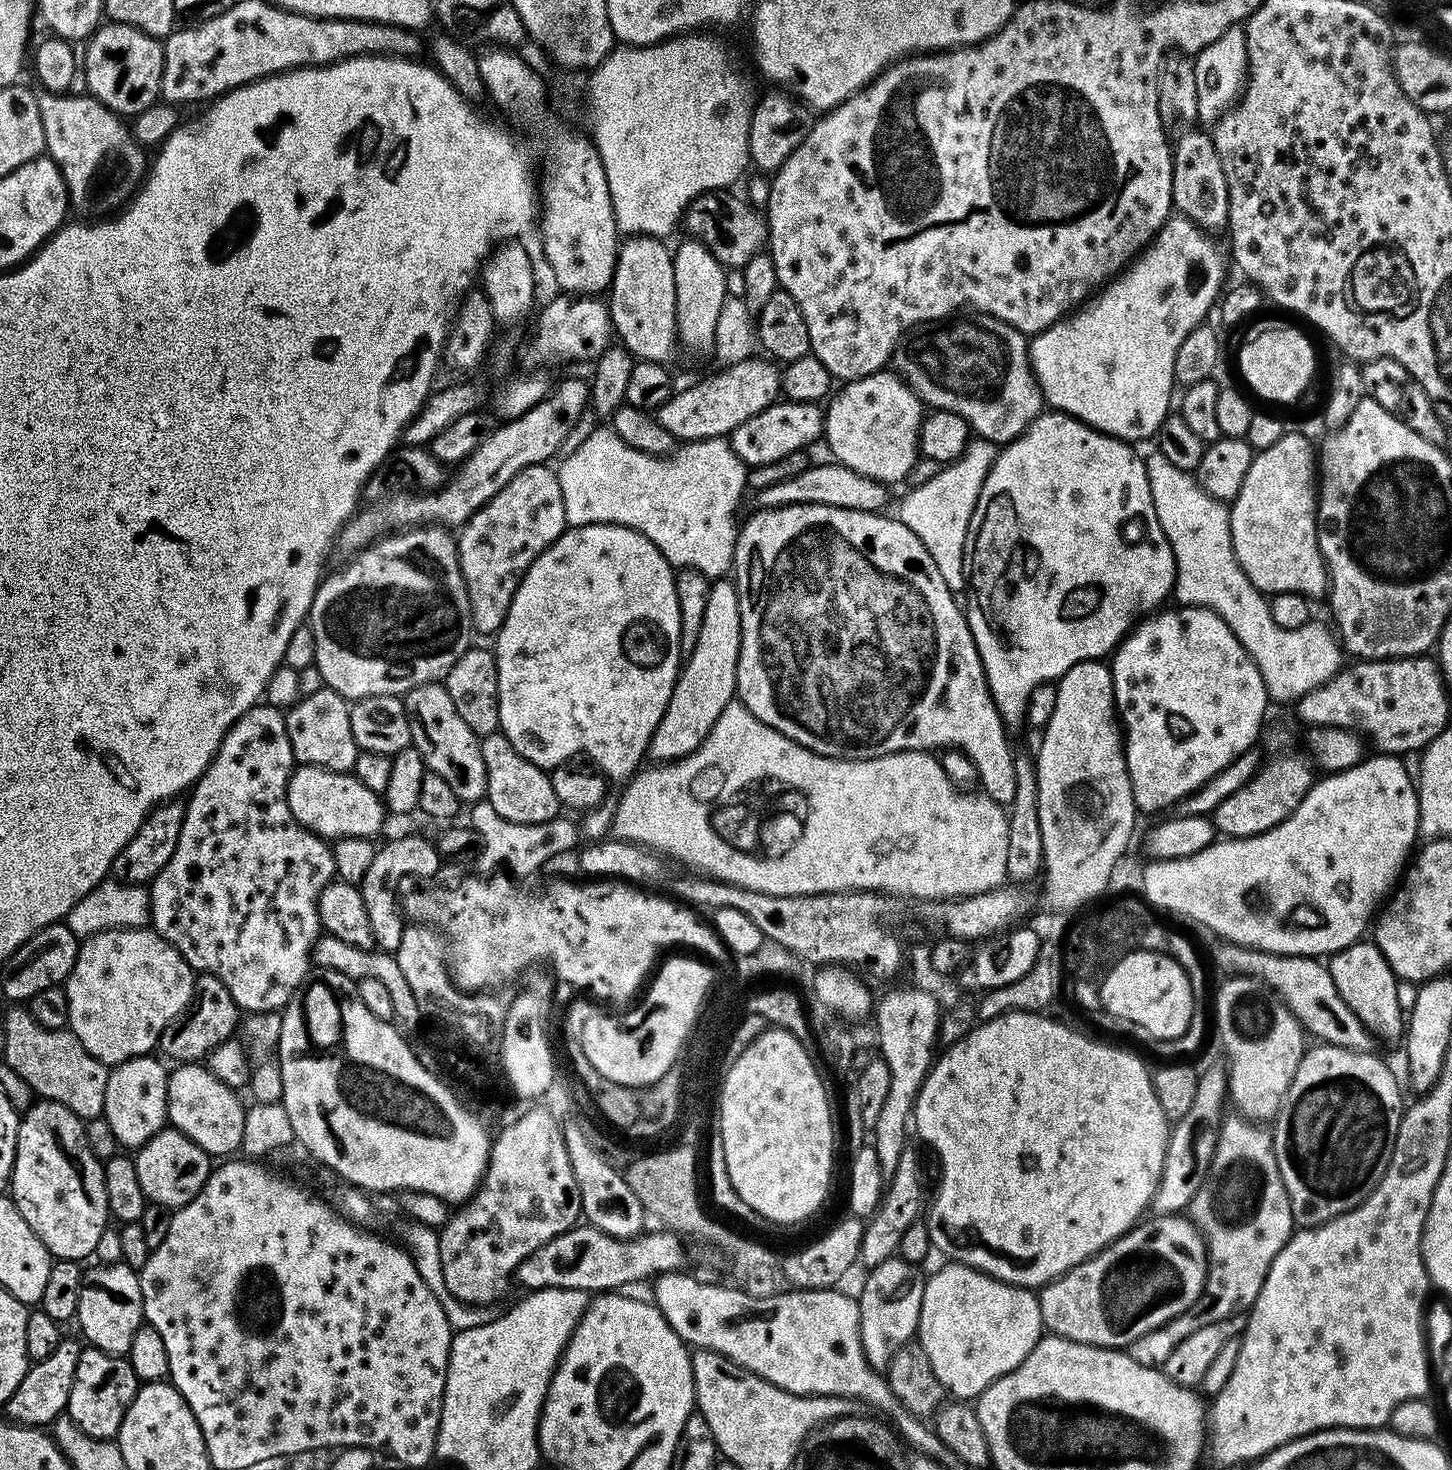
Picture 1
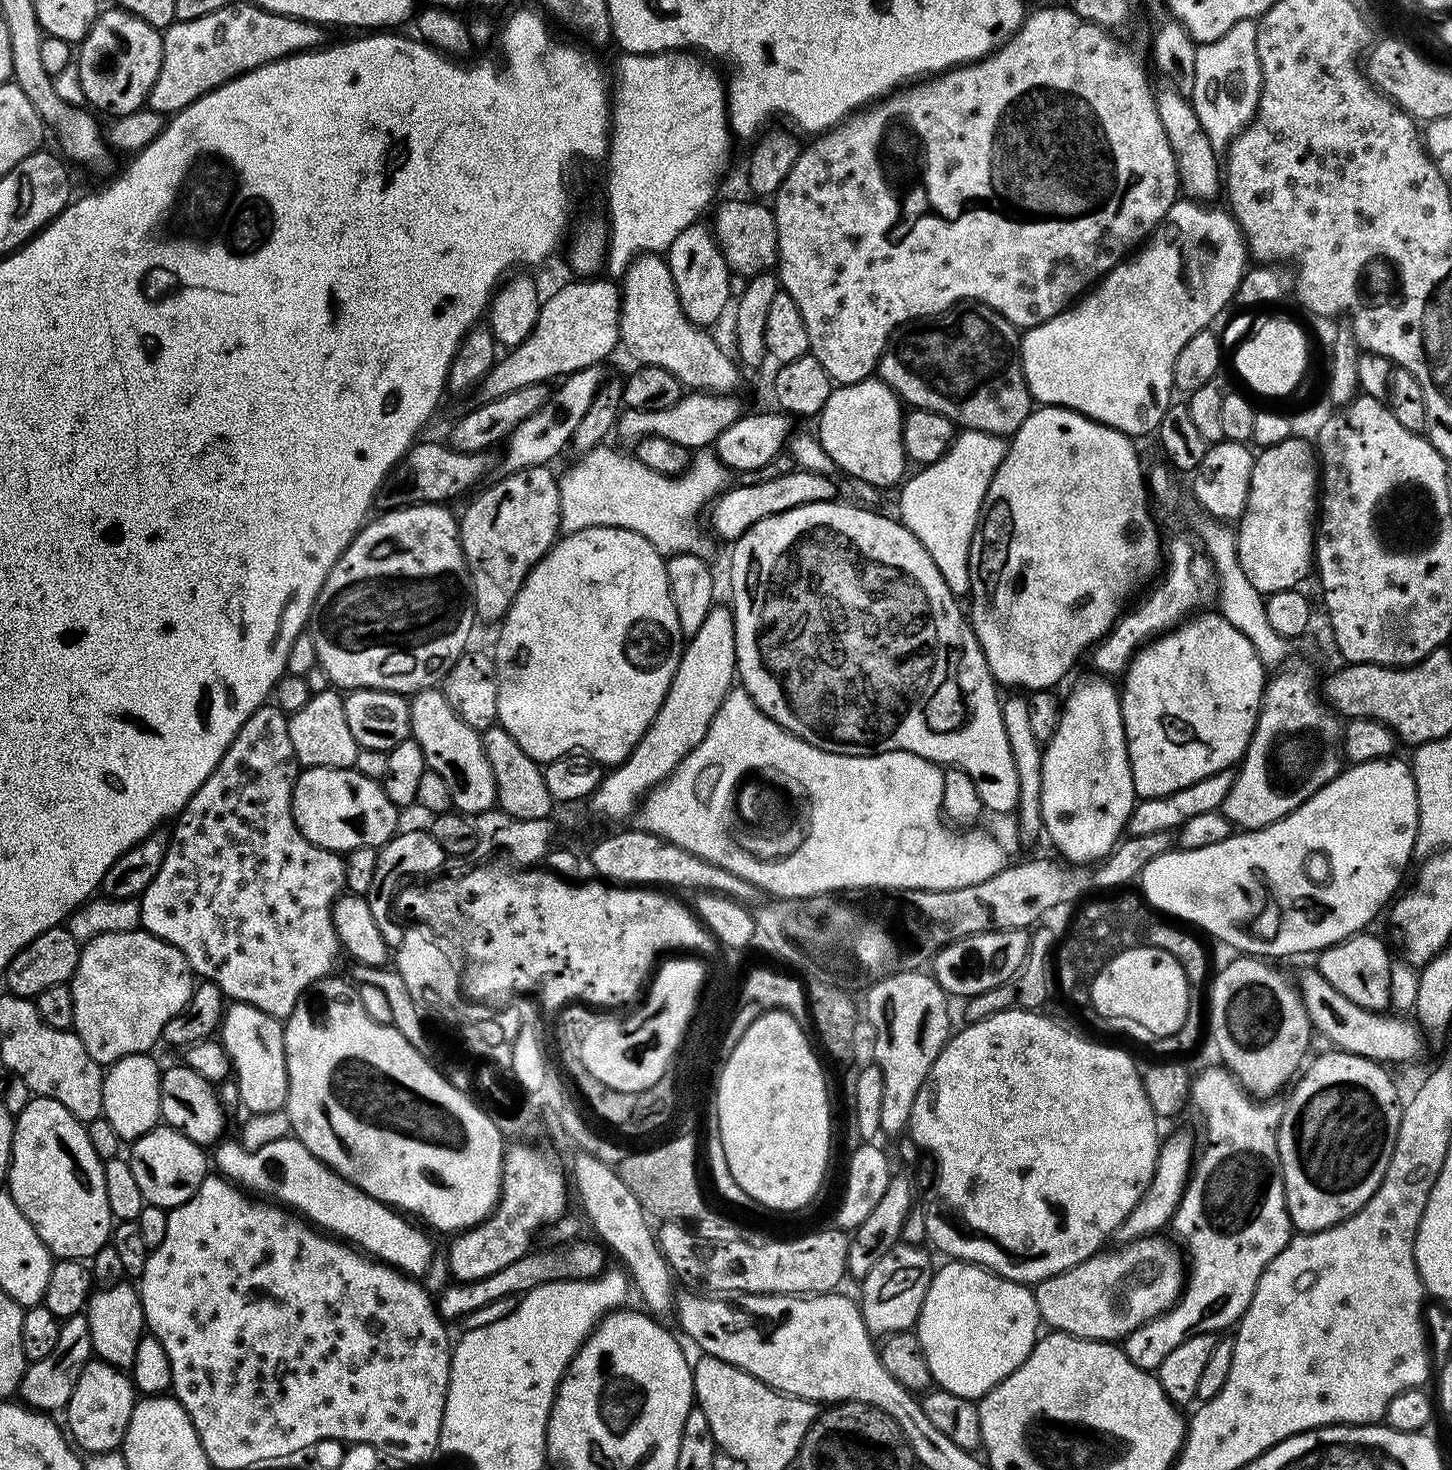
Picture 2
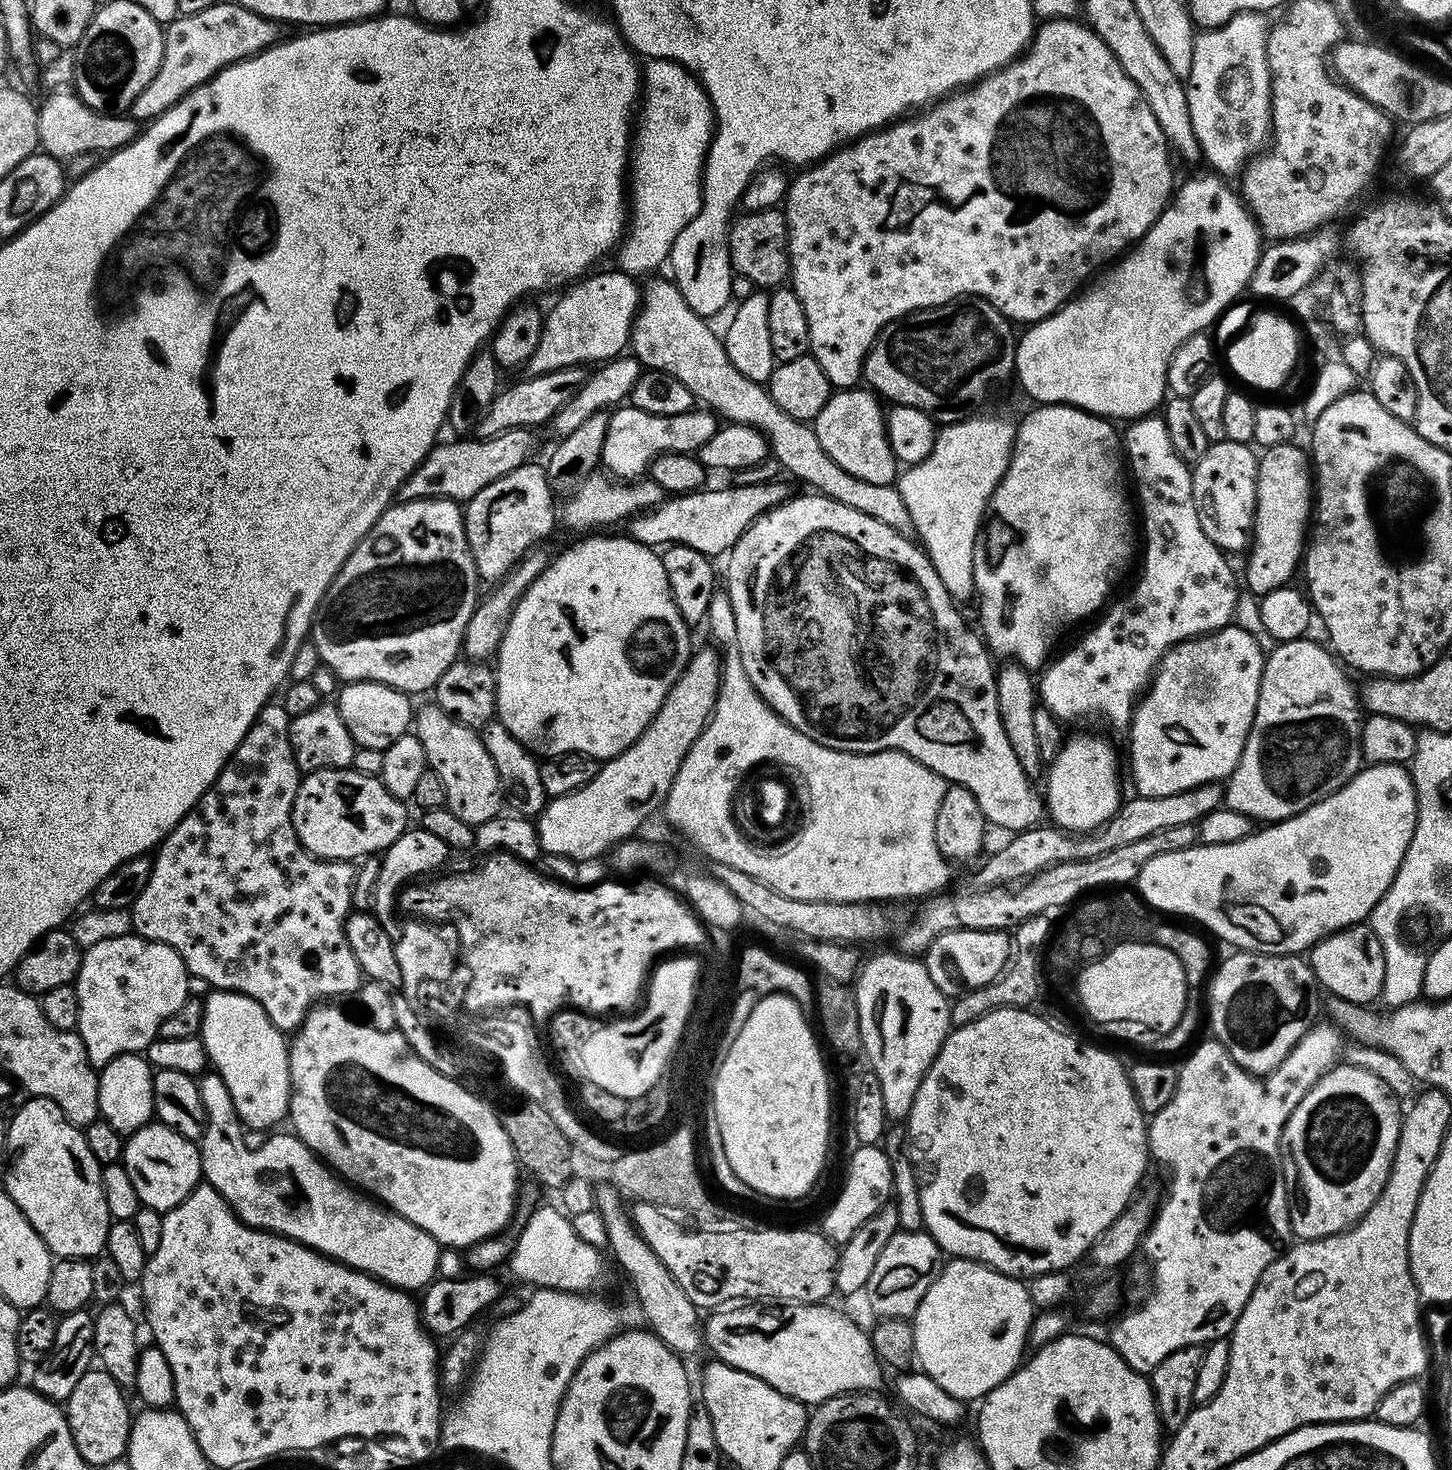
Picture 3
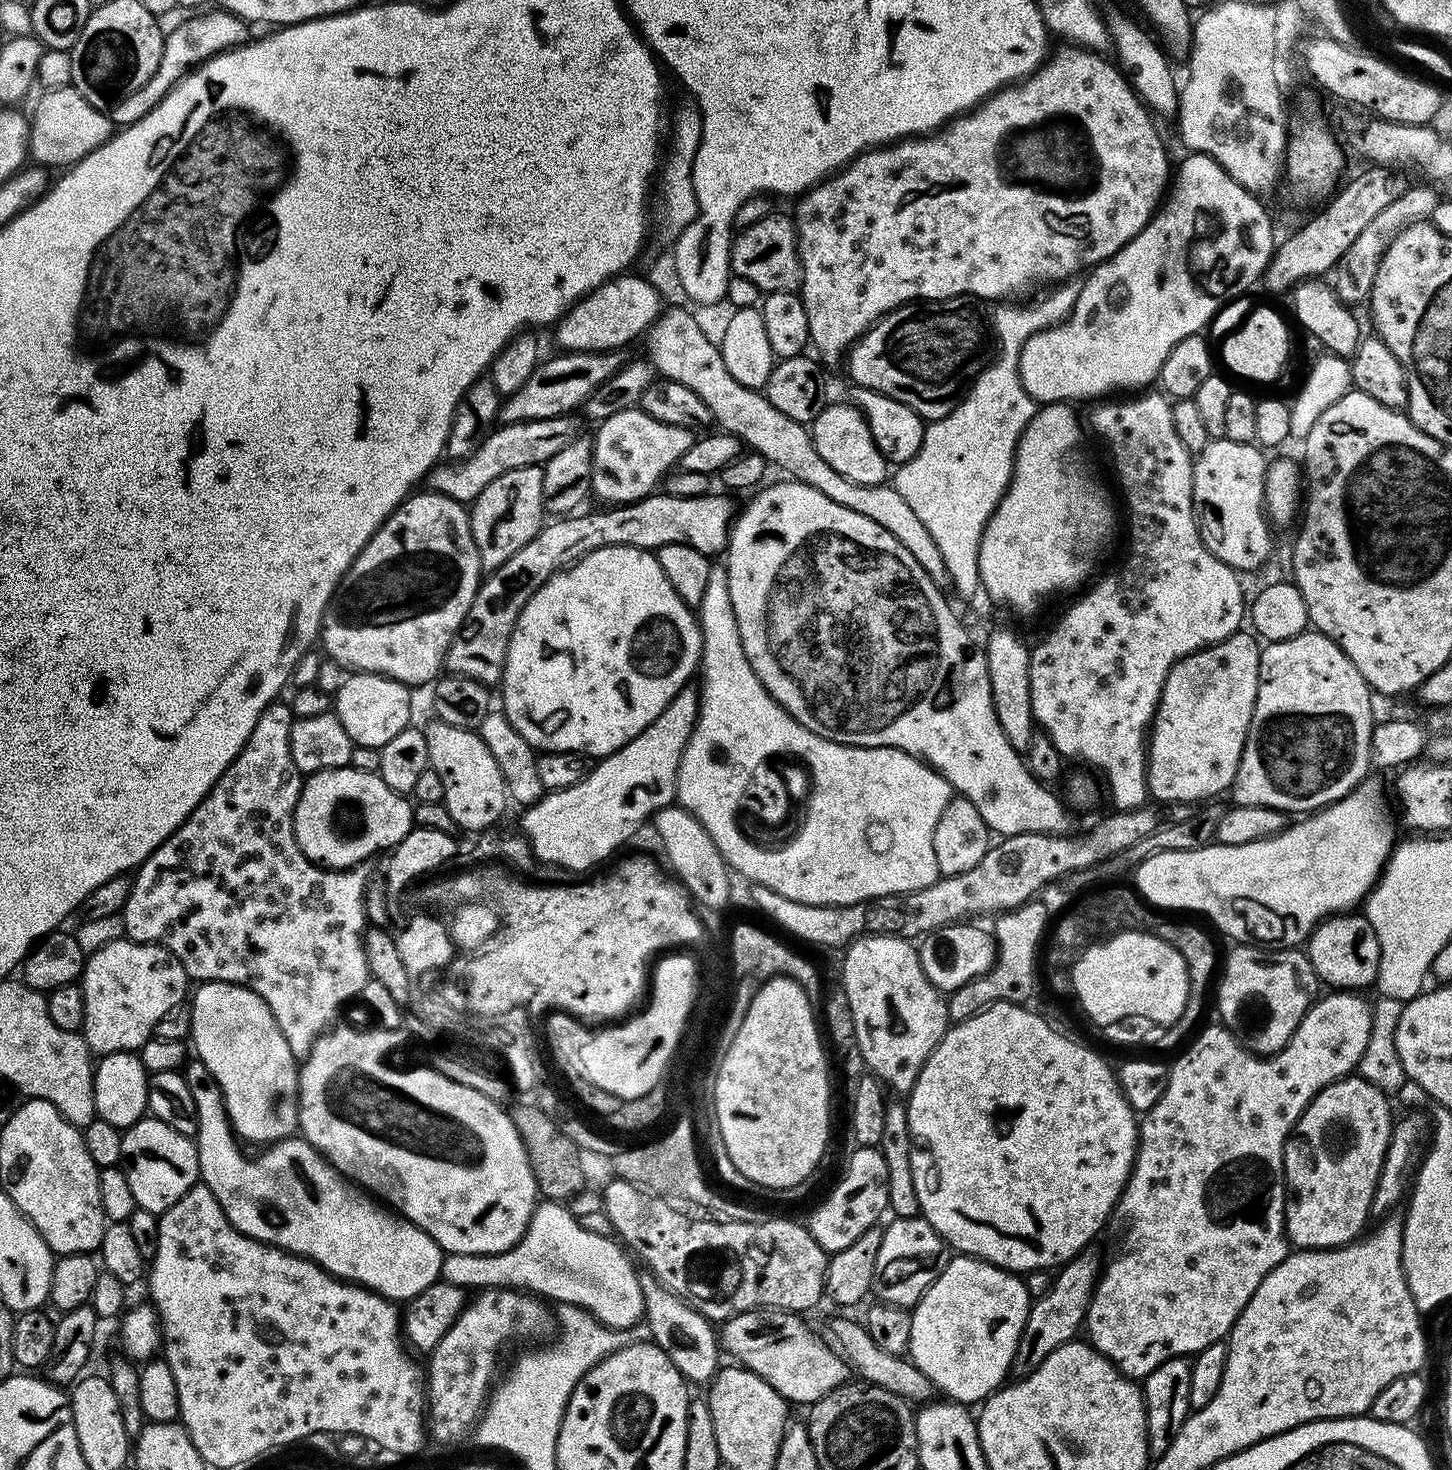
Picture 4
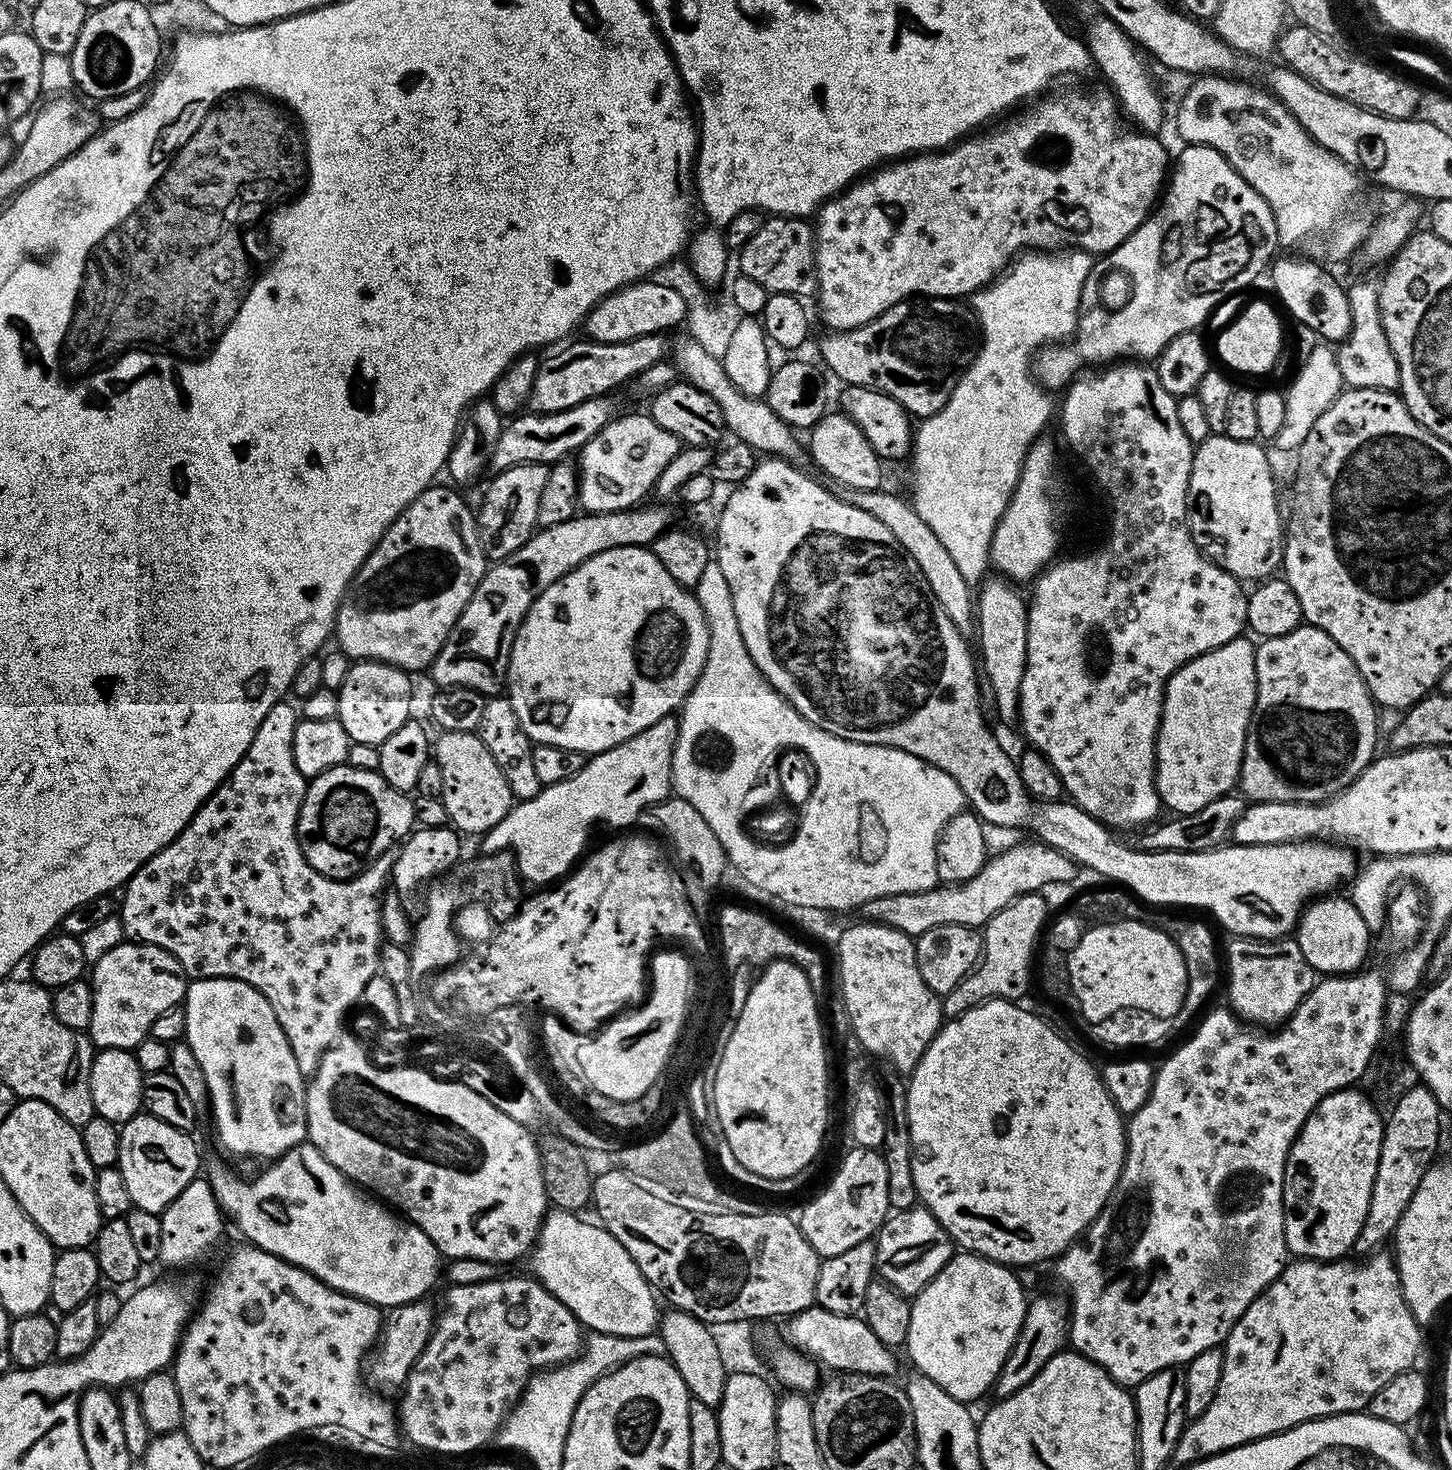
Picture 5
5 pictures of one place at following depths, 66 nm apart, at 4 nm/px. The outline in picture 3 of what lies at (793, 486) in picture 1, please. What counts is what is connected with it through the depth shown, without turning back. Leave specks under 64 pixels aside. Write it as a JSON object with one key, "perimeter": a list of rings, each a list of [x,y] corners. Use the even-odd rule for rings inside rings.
{"perimeter":[[[769,482],[742,486],[733,483],[732,488],[716,488],[713,492],[701,490],[686,492],[682,496],[672,496],[639,513],[627,521],[626,532],[633,540],[649,546],[671,546],[685,544],[702,554],[713,558],[723,557],[746,534],[746,530],[759,516],[764,516],[771,508],[778,507],[789,499],[790,491],[784,484]]]}

